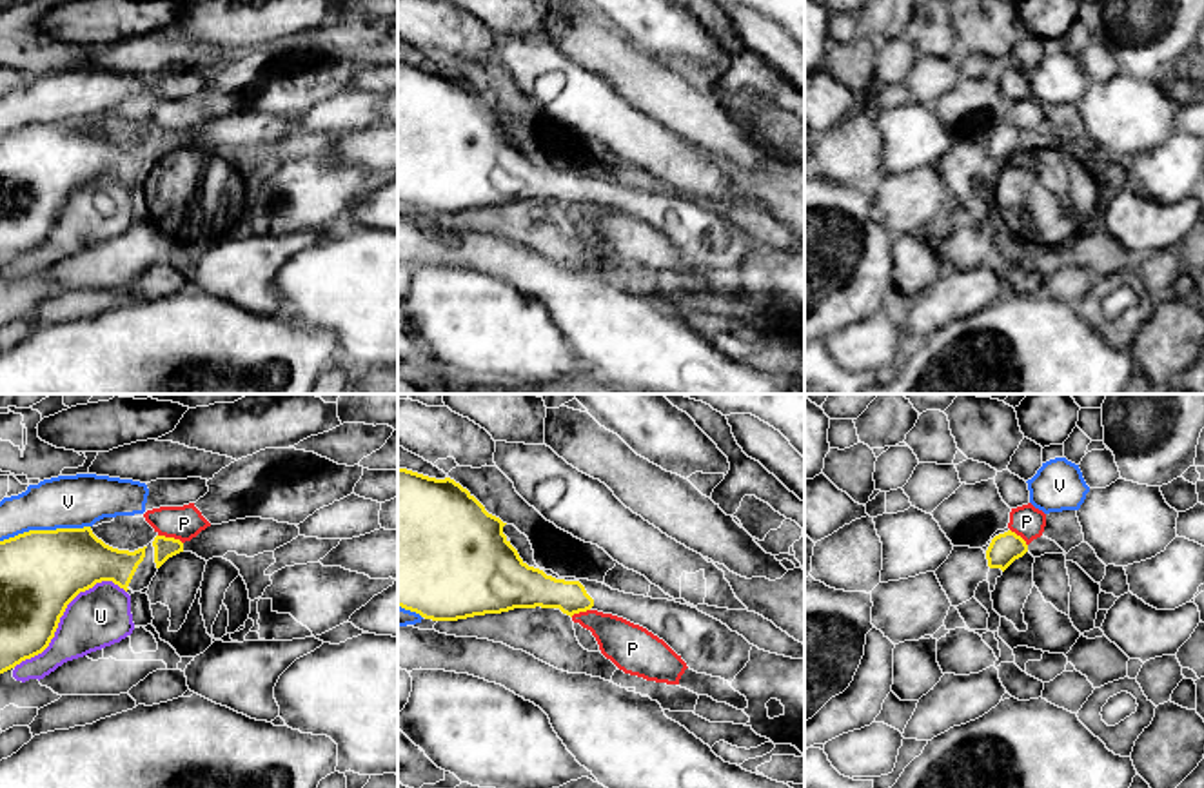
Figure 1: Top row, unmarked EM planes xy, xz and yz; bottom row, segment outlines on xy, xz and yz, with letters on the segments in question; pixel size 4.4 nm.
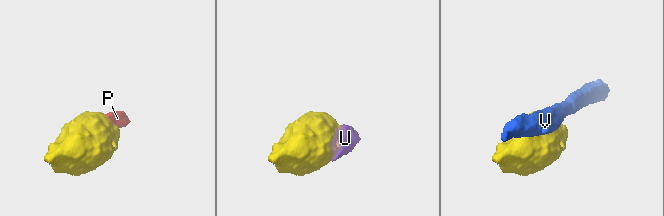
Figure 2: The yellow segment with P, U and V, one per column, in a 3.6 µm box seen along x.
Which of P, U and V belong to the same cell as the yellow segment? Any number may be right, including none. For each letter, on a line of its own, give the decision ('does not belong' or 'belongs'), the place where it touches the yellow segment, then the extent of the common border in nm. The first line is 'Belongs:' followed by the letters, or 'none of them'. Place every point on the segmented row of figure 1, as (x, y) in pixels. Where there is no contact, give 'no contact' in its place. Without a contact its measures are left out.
Belongs: none of them
P: does not belong; meets yellow in xy at (171, 538); contact 120 nm long
U: does not belong; meets yellow in xy at (62, 614); contact 600 nm long
V: does not belong; meets yellow in xy at (44, 531); contact 400 nm long

